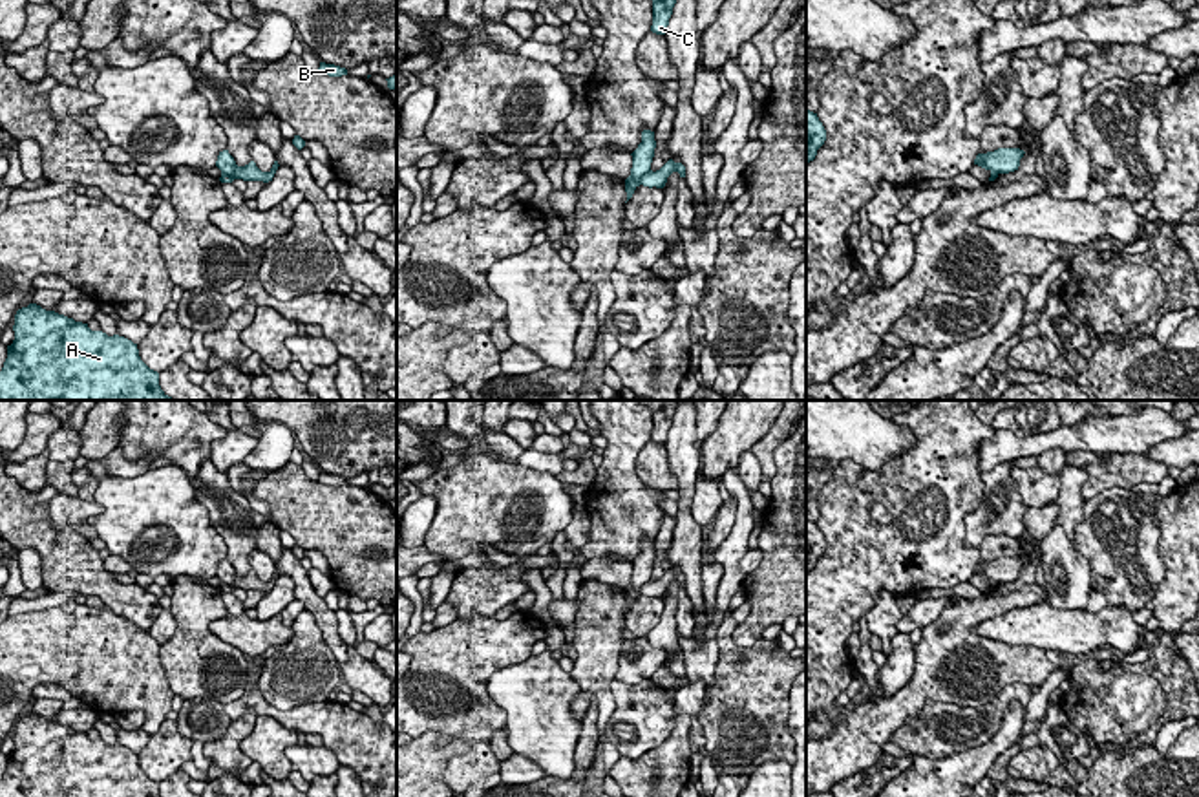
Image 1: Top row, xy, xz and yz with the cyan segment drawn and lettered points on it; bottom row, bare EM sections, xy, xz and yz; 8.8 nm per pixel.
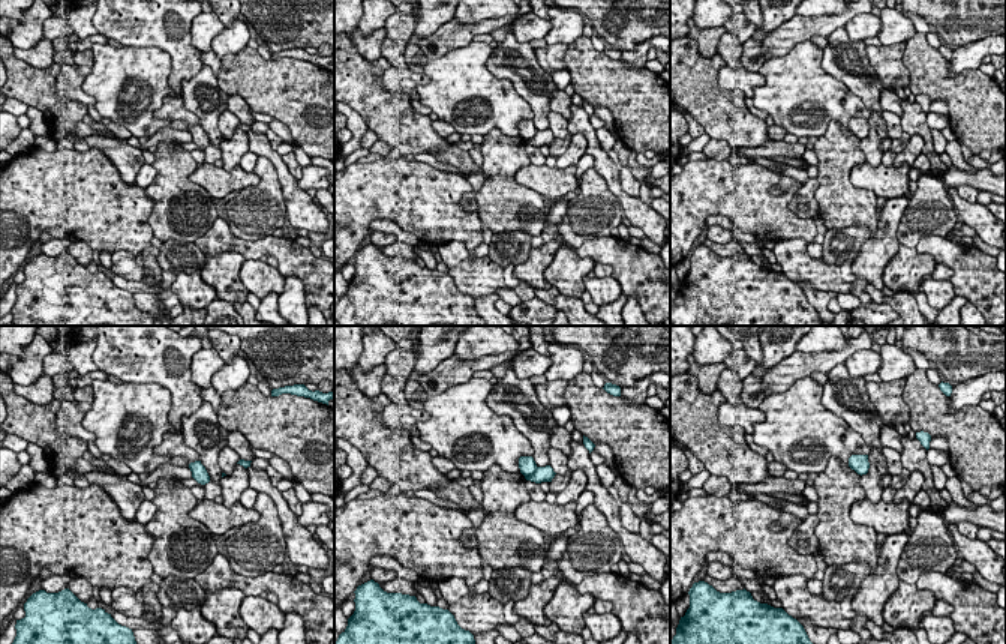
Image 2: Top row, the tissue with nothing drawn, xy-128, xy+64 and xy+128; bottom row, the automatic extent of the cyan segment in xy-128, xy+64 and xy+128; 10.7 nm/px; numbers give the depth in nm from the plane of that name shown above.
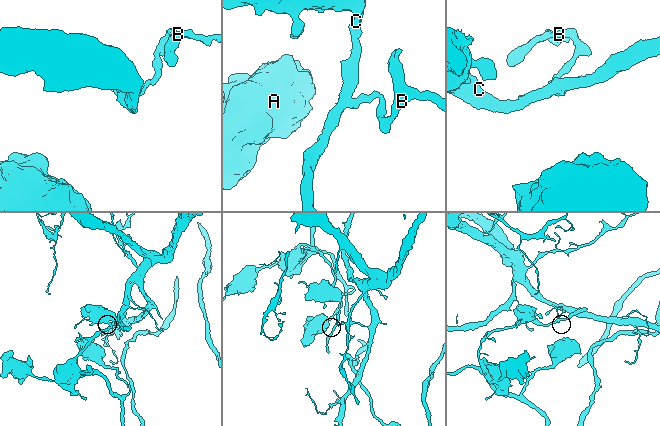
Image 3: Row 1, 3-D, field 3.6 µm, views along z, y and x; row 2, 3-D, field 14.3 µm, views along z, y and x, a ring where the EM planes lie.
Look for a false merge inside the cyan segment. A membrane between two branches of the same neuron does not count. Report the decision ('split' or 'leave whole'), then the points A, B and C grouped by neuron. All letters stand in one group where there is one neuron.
split | A C / B

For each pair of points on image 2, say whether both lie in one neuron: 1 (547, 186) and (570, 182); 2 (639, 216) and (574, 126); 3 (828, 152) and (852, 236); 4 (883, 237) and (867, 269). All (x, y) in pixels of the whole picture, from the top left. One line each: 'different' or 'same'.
1: same
2: same
3: different
4: same

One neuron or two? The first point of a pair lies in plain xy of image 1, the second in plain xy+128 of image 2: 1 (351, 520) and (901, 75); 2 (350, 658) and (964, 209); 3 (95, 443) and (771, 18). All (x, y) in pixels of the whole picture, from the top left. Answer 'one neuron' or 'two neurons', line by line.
1: two neurons
2: one neuron
3: one neuron

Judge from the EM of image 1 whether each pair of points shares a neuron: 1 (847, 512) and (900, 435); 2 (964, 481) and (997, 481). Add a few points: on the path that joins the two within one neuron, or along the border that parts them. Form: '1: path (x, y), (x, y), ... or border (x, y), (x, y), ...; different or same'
1: border (891, 457), (874, 470), (850, 459), (838, 463); different
2: border (982, 474), (982, 501), (962, 520); different

